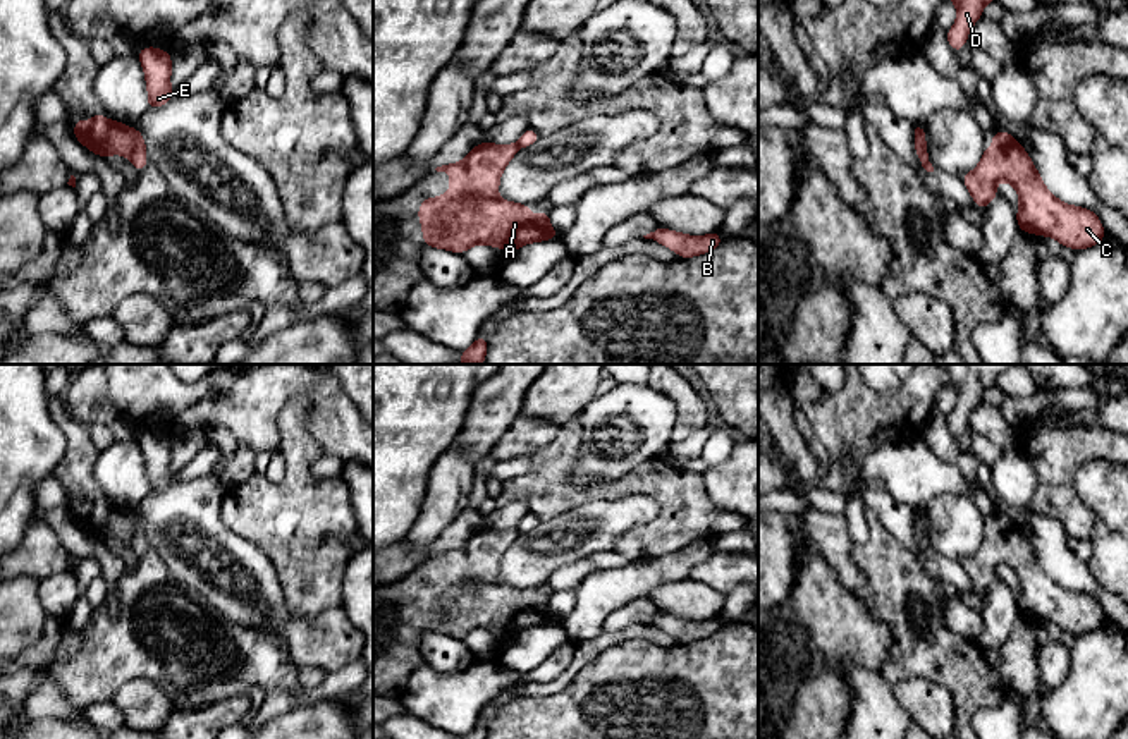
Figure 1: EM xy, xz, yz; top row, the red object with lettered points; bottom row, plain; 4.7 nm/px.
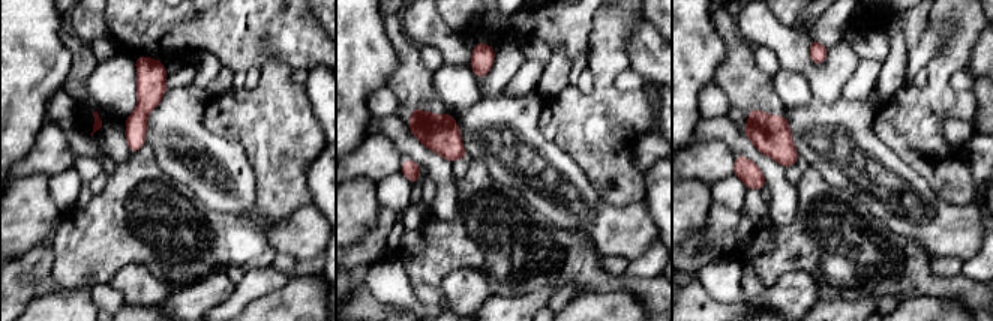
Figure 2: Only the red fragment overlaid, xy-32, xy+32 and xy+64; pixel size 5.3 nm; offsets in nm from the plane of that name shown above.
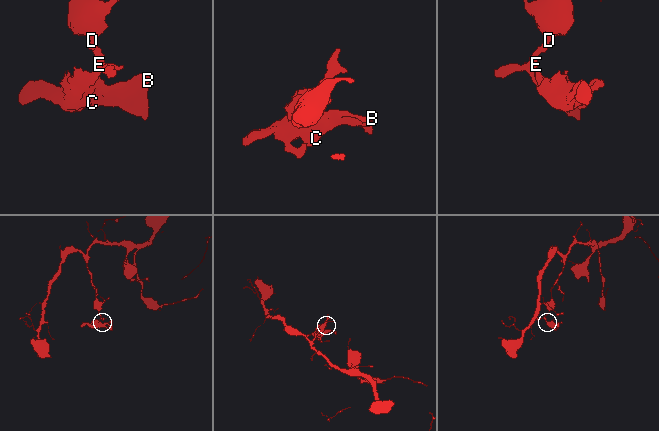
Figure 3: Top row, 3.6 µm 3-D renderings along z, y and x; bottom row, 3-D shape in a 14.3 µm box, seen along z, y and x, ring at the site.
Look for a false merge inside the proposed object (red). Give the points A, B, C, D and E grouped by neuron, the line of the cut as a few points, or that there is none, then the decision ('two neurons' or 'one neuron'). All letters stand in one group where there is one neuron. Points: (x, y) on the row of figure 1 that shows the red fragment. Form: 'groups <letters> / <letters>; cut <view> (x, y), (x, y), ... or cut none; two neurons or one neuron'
groups A B C / D E; cut xy (131, 129), (133, 157); two neurons

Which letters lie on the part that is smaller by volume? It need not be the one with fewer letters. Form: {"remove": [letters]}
{"remove": ["A", "B", "C"]}

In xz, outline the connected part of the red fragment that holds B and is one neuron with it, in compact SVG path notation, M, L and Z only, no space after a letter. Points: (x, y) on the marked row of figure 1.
M659 227L657 230L643 235L645 239L653 239L665 247L676 251L681 260L705 254L712 249L715 249L722 242L720 232L717 234L707 234L700 237L693 237L688 234L679 234L669 229Z

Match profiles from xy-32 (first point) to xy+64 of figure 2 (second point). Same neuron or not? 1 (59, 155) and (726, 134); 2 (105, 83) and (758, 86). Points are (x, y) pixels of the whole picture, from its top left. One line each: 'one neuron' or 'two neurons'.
1: two neurons
2: two neurons

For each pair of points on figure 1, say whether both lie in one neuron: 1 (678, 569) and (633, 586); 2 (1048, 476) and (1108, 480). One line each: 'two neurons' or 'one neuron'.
1: one neuron
2: two neurons

